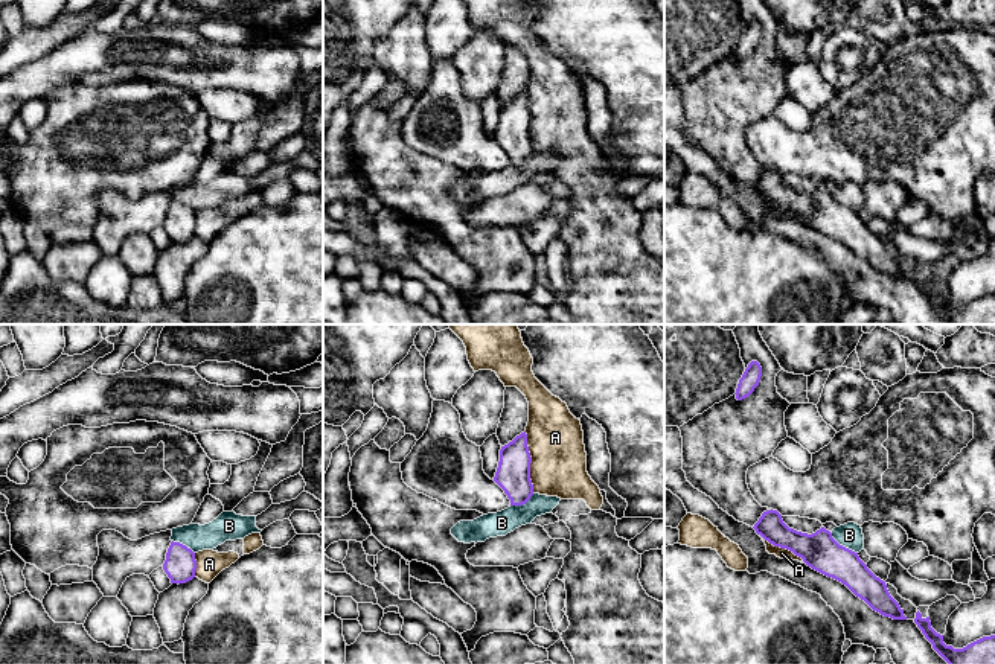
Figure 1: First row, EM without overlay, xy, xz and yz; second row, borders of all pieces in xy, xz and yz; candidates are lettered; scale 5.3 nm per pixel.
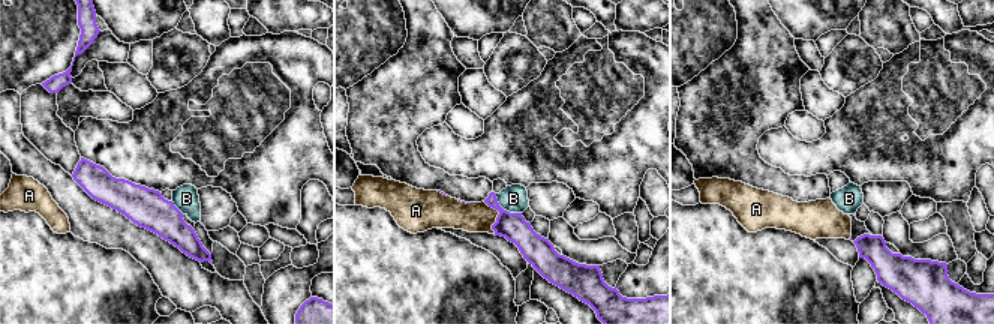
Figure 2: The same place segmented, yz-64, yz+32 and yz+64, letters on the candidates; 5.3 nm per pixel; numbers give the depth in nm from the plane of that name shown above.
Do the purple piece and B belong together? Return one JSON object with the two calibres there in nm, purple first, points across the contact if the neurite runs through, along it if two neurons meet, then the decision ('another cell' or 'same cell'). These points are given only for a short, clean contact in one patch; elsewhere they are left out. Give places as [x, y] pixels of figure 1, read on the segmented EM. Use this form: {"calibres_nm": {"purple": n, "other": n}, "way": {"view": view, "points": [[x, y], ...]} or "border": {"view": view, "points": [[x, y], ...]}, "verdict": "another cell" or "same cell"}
{"calibres_nm": {"purple": 200, "other": 130}, "border": {"view": "yz", "points": [[829, 532], [840, 544], [857, 553]]}, "verdict": "another cell"}

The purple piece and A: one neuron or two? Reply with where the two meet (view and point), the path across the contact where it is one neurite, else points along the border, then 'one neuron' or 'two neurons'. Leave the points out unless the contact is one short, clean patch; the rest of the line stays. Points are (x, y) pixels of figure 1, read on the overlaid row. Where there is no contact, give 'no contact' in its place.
xz (531, 462) | along xz (524, 431), (534, 492) | two neurons

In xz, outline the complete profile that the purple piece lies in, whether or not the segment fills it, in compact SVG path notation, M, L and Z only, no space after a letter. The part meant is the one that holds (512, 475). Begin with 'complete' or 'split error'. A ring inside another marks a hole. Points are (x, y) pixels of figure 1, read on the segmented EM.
complete | M526 431L501 446L494 481L504 490L510 506L523 506L533 495L530 463L532 457Z

